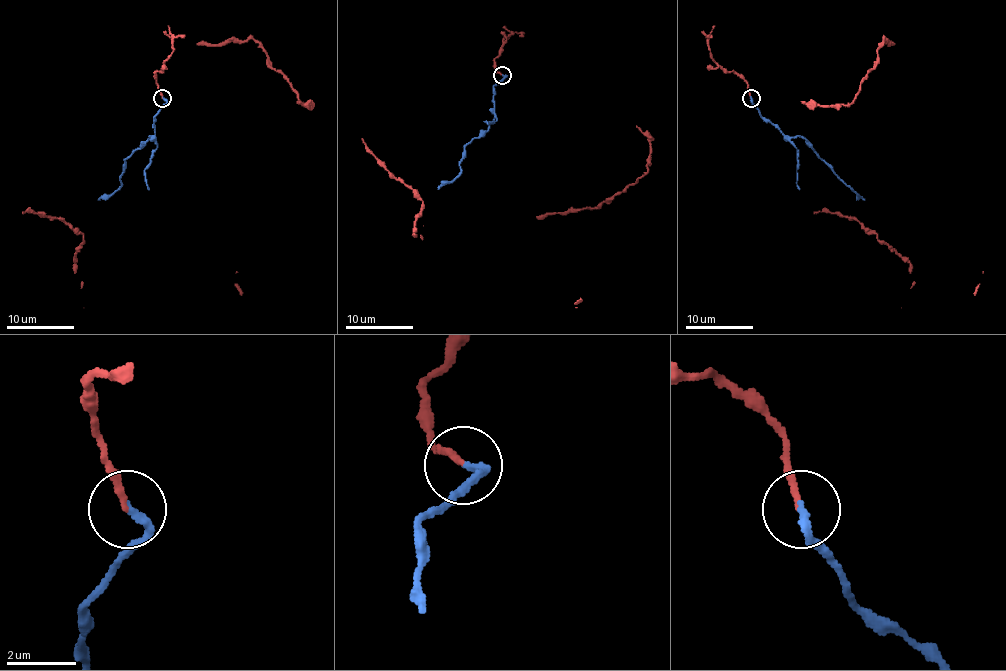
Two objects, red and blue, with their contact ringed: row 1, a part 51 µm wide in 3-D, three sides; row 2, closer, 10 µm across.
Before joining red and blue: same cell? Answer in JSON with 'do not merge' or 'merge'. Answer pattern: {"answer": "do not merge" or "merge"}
{"answer": "do not merge"}

